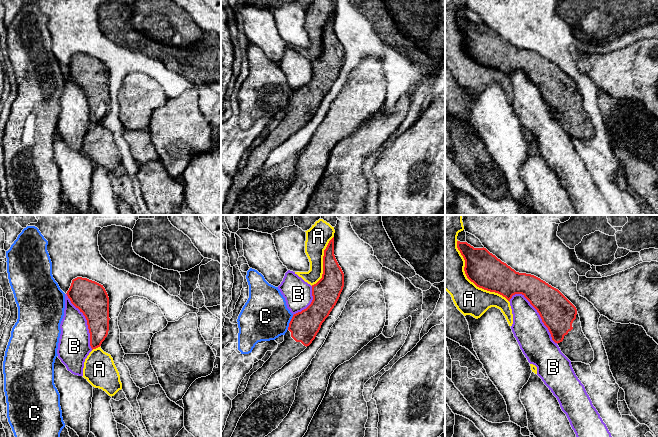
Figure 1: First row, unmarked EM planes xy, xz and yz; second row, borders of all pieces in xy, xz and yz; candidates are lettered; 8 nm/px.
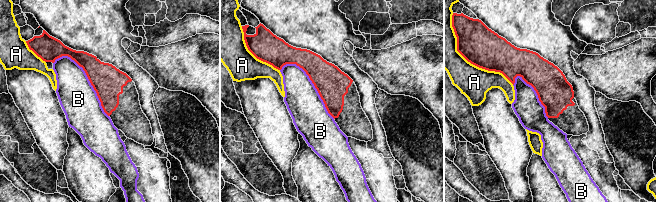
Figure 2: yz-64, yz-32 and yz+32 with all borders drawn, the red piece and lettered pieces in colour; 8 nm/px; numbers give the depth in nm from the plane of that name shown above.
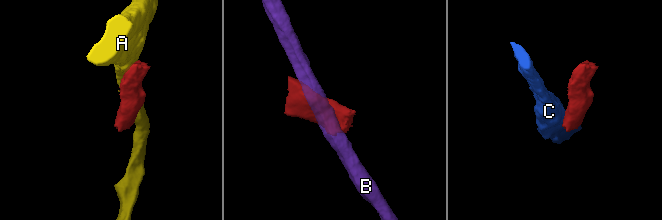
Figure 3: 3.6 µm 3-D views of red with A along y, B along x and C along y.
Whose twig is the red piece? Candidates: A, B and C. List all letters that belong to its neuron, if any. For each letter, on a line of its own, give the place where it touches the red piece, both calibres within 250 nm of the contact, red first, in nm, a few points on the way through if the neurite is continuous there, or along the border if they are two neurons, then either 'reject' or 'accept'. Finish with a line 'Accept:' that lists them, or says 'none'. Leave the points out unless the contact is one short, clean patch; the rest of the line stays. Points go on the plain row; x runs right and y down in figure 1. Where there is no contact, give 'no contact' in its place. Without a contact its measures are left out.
A: yz (469, 55) | 280/300 nm | reject
B: yz (539, 90) | 280/260 nm | reject
C: xz (290, 98) | 240/380 nm | along xz (293, 91), (287, 105) | reject
Accept: none

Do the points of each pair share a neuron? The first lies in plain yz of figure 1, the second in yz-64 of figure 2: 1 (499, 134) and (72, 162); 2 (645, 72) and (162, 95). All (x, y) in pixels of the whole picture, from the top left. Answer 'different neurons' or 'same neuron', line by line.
1: different neurons
2: different neurons

